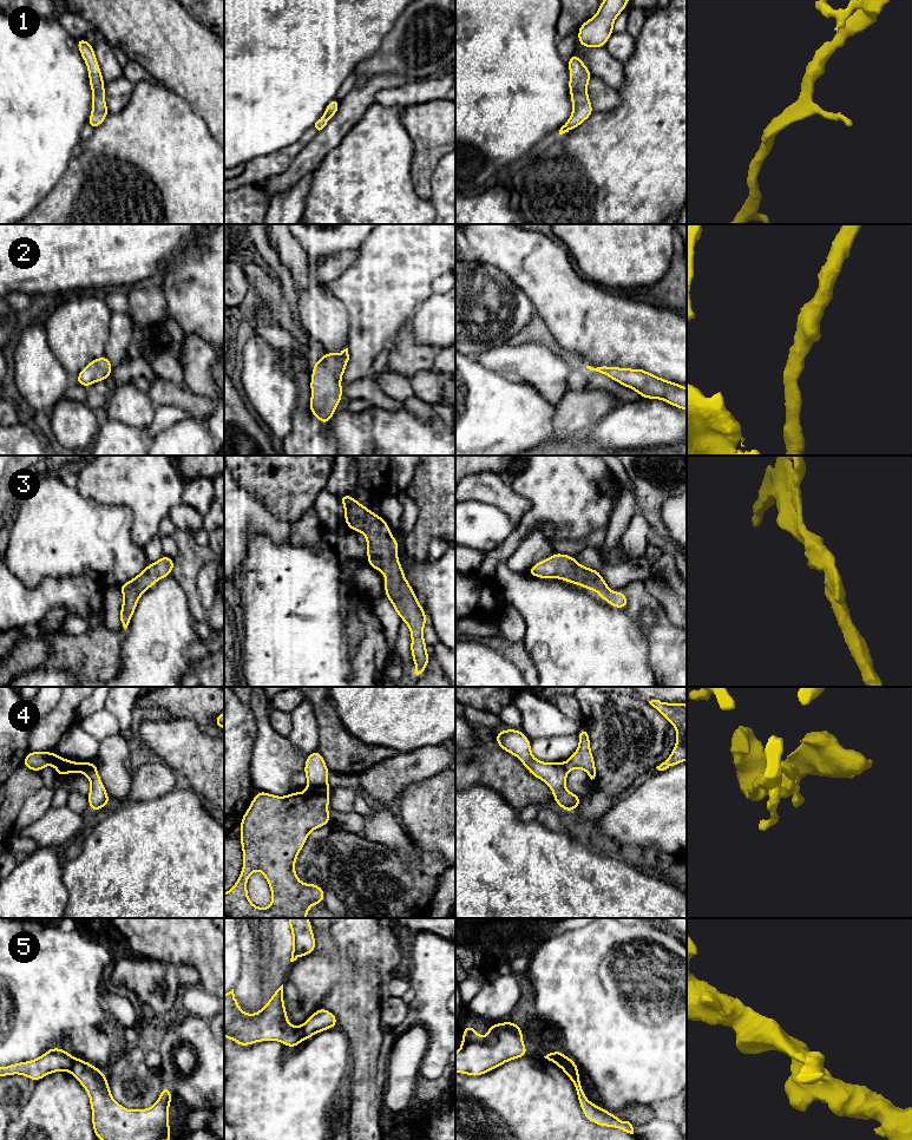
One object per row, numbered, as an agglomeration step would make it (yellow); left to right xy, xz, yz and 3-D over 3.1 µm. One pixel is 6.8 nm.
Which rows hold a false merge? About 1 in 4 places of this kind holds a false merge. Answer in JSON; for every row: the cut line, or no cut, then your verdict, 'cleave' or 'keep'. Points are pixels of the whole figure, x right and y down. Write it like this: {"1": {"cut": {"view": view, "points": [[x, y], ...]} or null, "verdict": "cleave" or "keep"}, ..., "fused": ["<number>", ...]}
{"1": {"cut": null, "verdict": "keep"}, "2": {"cut": null, "verdict": "keep"}, "3": {"cut": null, "verdict": "keep"}, "4": {"cut": {"view": "xz", "points": [[309, 792], [327, 795]]}, "verdict": "cleave"}, "5": {"cut": {"view": "yz", "points": [[561, 1067], [578, 1073]]}, "verdict": "cleave"}, "fused": ["4", "5"]}

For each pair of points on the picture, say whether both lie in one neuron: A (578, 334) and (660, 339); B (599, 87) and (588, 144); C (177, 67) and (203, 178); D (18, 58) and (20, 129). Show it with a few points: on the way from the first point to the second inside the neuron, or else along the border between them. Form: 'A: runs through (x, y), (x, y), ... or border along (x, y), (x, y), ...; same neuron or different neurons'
A: runs through (598, 334), (640, 334); same neuron
B: border along (621, 100), (611, 110), (595, 112); different neurons
C: border along (161, 83), (182, 97), (203, 118); different neurons
D: runs through (18, 76), (18, 111); same neuron

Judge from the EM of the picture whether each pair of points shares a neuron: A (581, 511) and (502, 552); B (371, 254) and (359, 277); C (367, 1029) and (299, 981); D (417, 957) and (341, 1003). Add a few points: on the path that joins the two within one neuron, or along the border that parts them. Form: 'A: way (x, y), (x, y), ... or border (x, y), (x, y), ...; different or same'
A: way (561, 511), (542, 511), (520, 532); same
B: way (371, 260), (371, 266), (365, 272); same
C: border (343, 978), (322, 1000), (320, 1006); different
D: border (407, 938), (407, 961), (405, 964); different

